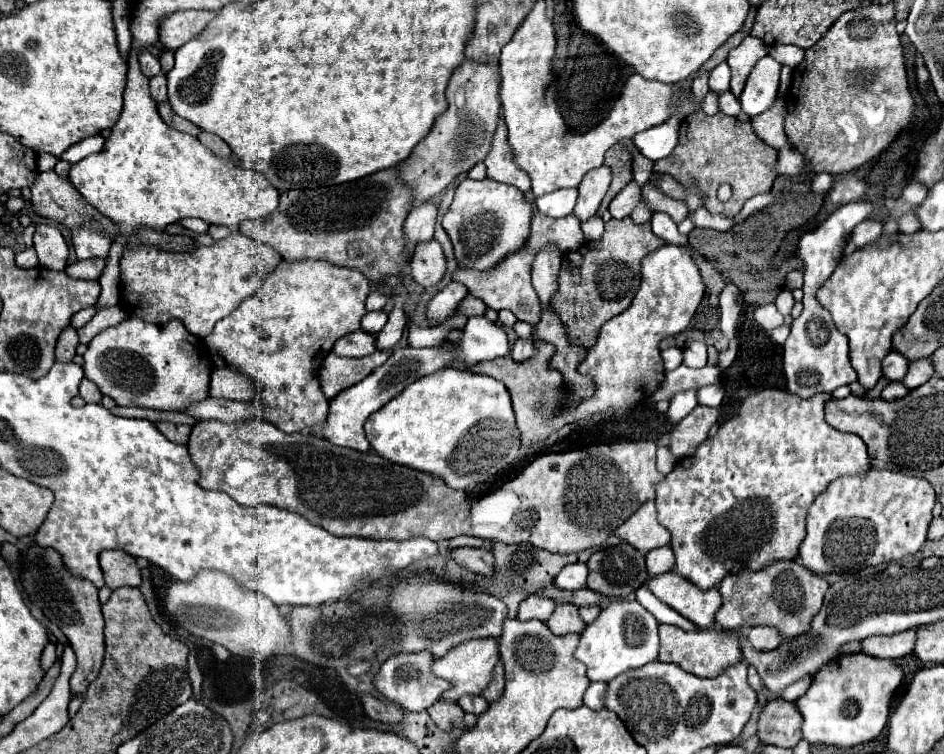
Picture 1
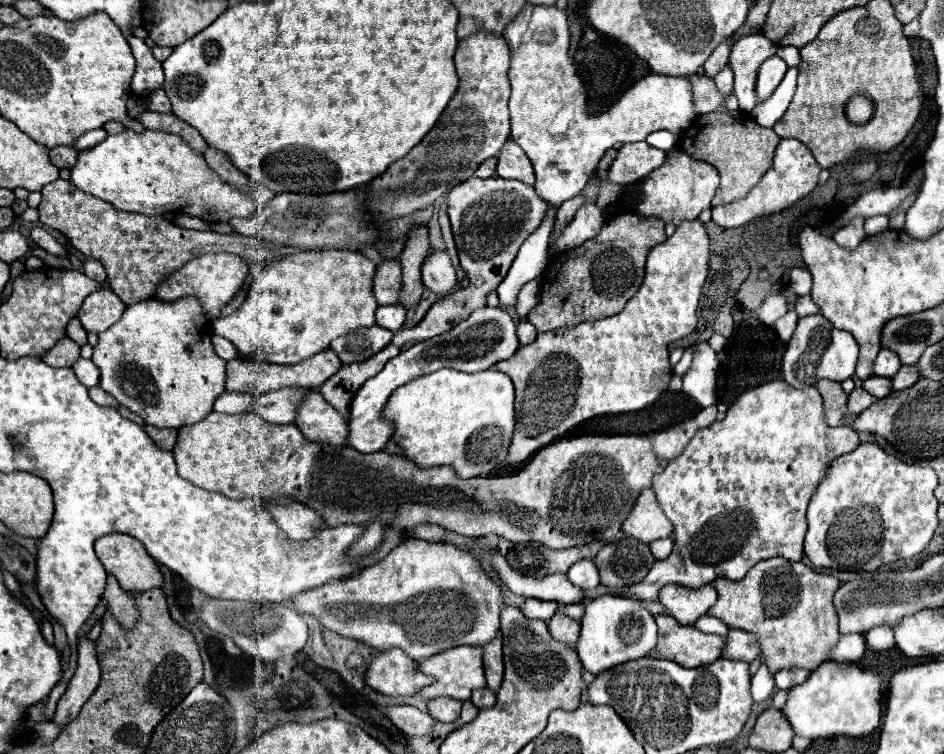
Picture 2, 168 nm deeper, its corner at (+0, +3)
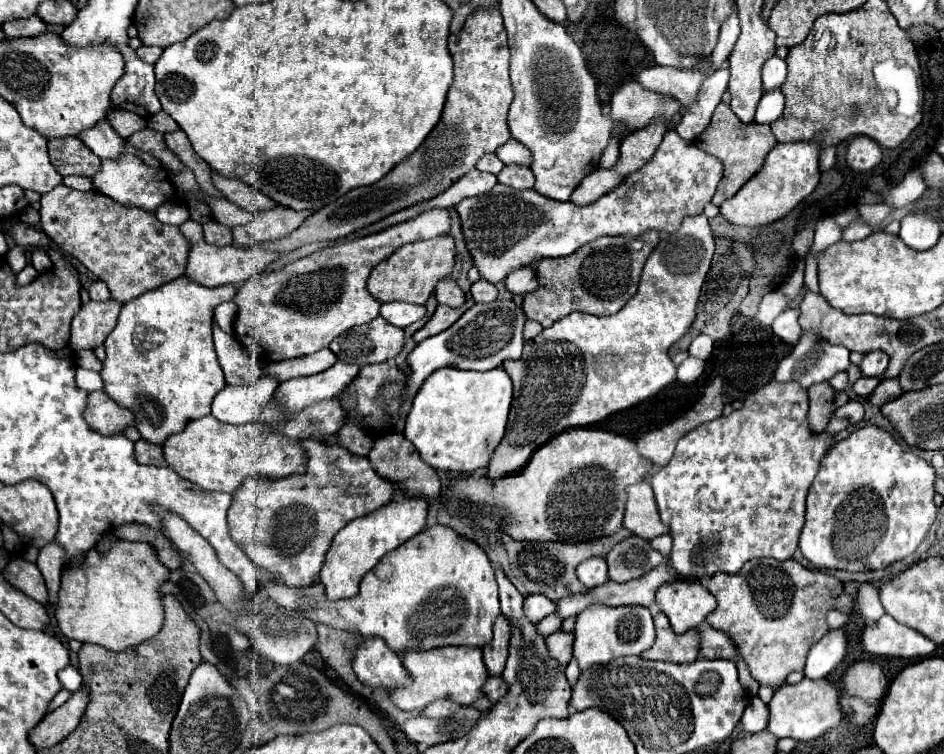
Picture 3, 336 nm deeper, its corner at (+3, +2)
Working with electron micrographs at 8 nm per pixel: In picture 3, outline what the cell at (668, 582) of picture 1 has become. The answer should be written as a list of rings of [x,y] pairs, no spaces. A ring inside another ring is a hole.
[[[678,579],[668,585],[662,585],[656,591],[656,605],[670,619],[670,625],[676,633],[686,633],[688,629],[698,629],[698,625],[704,623],[706,615],[716,609],[716,599],[704,585],[700,585],[696,581]]]

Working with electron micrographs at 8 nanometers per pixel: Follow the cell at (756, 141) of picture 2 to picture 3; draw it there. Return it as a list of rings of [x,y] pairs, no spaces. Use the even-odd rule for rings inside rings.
[[[720,103],[714,111],[710,127],[694,141],[702,151],[718,157],[724,163],[724,177],[718,183],[716,195],[712,197],[714,205],[722,205],[724,199],[730,199],[752,175],[756,175],[768,155],[768,151],[778,143],[770,131],[770,125],[760,123],[742,123],[730,109],[730,105]]]

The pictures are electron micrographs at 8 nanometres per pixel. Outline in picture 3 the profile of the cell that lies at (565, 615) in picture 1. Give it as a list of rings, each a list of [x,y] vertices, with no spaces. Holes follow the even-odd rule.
[[[556,631],[546,637],[546,647],[550,657],[554,657],[562,667],[566,667],[572,659],[572,643],[574,643],[574,635],[564,631]]]

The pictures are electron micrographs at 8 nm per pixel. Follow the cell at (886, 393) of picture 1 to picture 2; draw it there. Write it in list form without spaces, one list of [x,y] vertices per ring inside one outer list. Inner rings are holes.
[[[871,376],[863,382],[863,388],[873,394],[875,398],[885,398],[893,388],[891,388],[891,380],[889,378],[881,378],[881,376]]]

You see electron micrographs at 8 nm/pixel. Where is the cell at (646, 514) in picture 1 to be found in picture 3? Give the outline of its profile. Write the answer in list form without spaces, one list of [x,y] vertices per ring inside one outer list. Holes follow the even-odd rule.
[[[640,481],[636,485],[628,485],[628,499],[626,499],[626,513],[624,513],[624,527],[642,537],[642,539],[654,539],[662,533],[668,533],[668,527],[662,523],[654,493],[650,483]]]

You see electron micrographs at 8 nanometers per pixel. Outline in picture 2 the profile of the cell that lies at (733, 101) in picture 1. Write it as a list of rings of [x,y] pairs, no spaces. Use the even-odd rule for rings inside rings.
[[[691,74],[691,84],[693,84],[693,94],[695,94],[695,112],[697,114],[705,114],[711,112],[719,106],[725,104],[725,98],[717,88],[715,82],[707,76],[699,76],[699,74]]]

